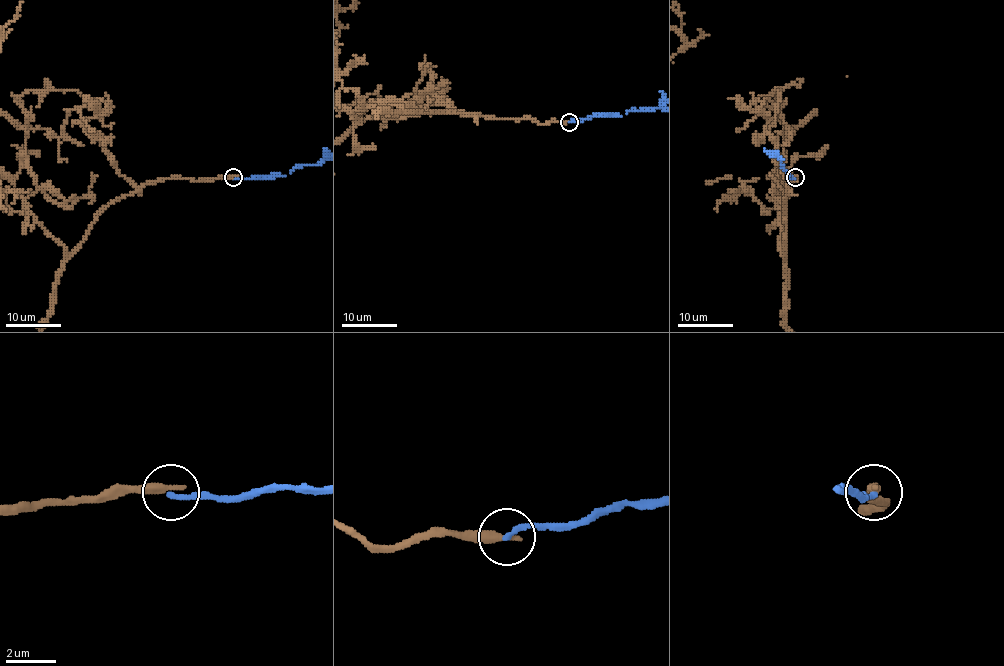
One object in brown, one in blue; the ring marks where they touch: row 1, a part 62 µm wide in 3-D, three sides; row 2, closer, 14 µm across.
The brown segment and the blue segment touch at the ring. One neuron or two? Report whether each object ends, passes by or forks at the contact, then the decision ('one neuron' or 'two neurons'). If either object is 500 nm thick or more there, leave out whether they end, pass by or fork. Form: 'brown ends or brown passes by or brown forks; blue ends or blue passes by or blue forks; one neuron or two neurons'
brown ends; blue ends; two neurons

